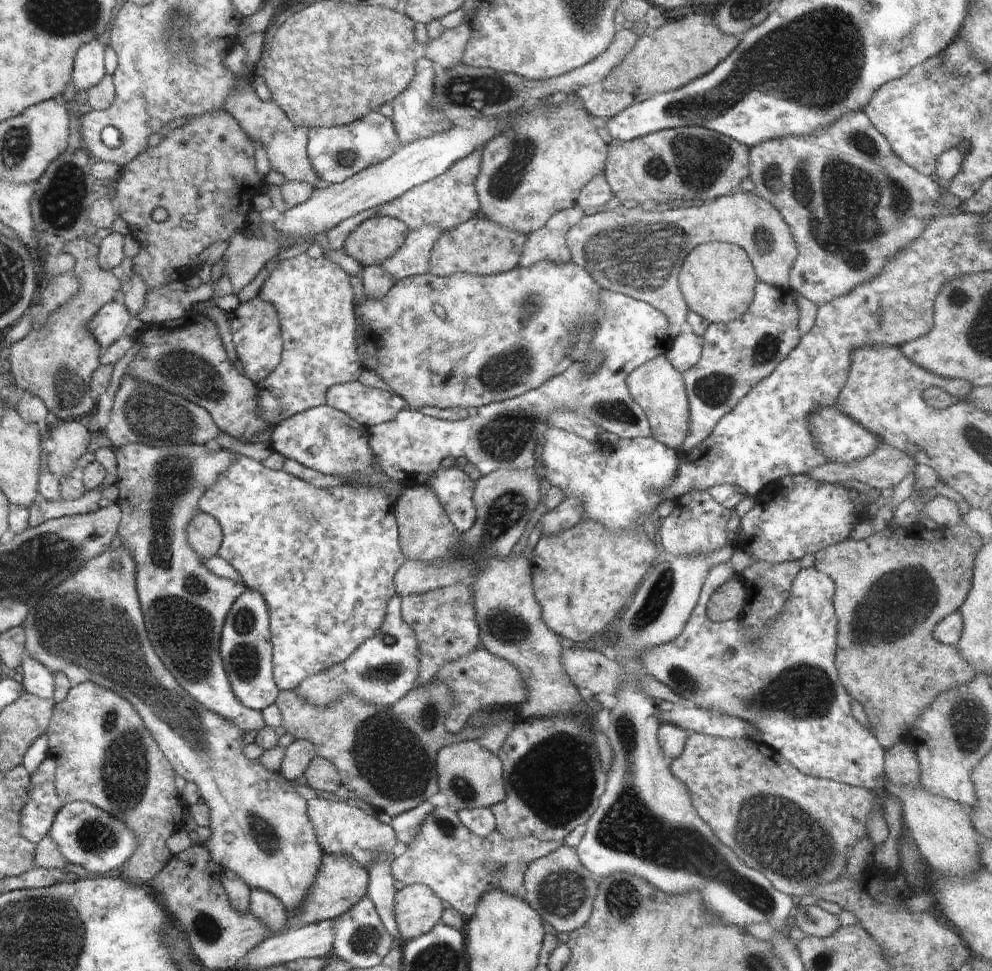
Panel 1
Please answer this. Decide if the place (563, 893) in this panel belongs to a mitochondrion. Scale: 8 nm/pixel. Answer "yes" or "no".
yes

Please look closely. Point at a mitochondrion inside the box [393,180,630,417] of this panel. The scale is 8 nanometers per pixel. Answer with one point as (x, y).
(504, 371)

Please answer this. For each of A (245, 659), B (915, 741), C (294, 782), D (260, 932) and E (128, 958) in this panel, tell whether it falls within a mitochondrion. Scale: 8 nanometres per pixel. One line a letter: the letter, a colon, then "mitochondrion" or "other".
A: mitochondrion
B: other
C: other
D: other
E: other

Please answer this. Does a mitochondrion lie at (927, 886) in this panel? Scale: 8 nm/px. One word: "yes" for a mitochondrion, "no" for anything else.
no

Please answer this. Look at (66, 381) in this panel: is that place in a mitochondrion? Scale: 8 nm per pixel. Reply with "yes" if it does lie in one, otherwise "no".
yes

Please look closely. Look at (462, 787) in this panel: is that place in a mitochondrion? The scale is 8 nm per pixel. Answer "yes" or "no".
yes

